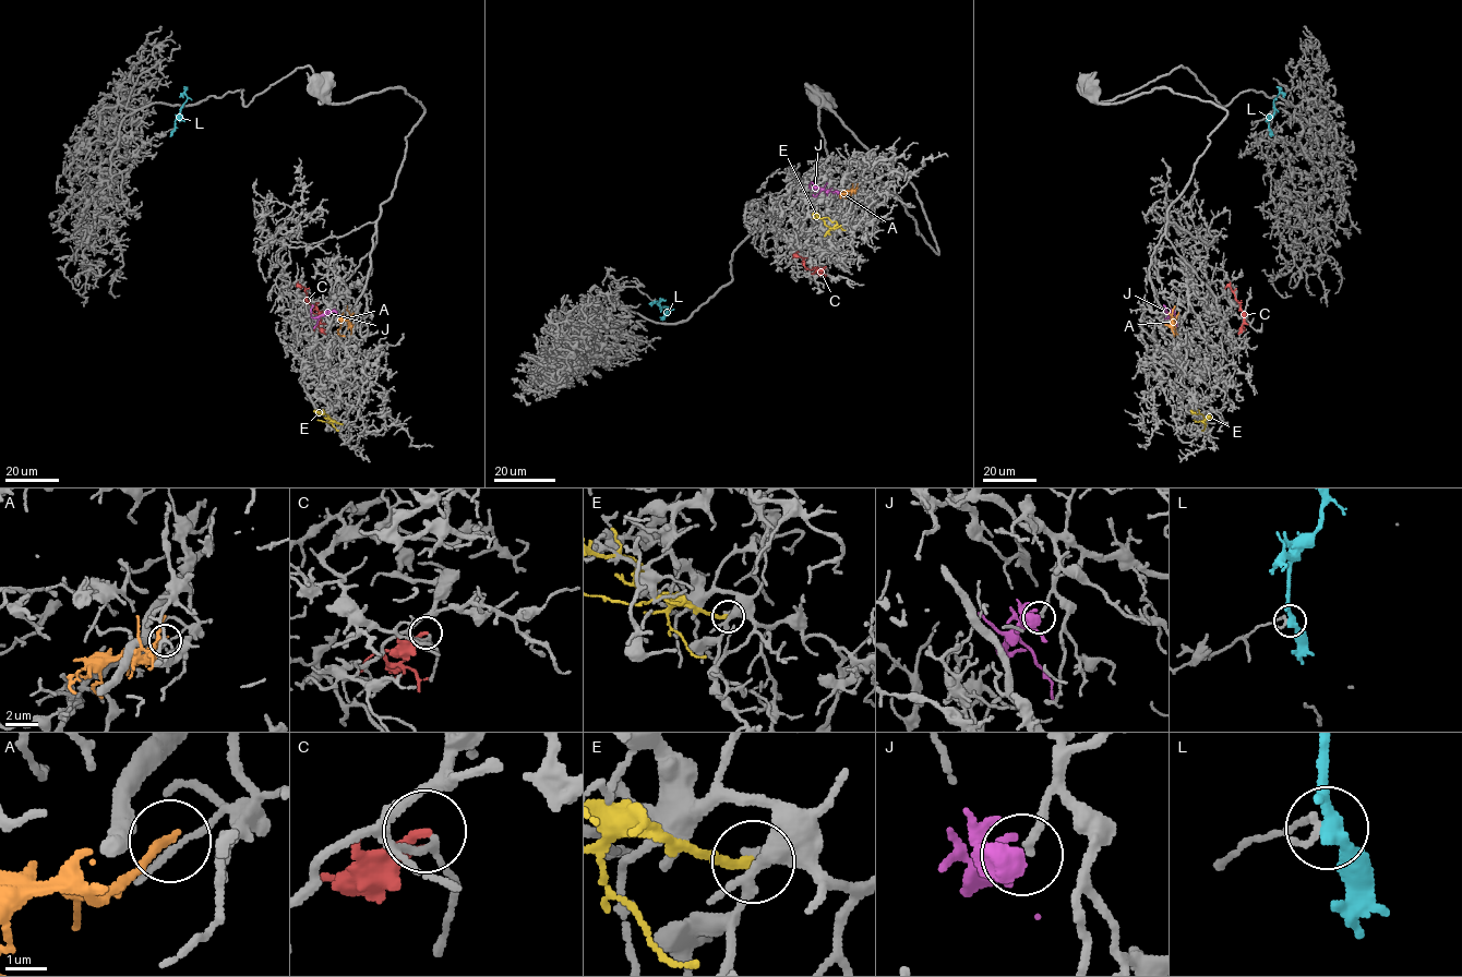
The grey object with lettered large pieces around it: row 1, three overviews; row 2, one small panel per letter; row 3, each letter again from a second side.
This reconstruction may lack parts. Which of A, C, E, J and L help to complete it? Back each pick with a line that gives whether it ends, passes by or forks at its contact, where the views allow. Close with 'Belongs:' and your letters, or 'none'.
J: it ends
Belongs: J

